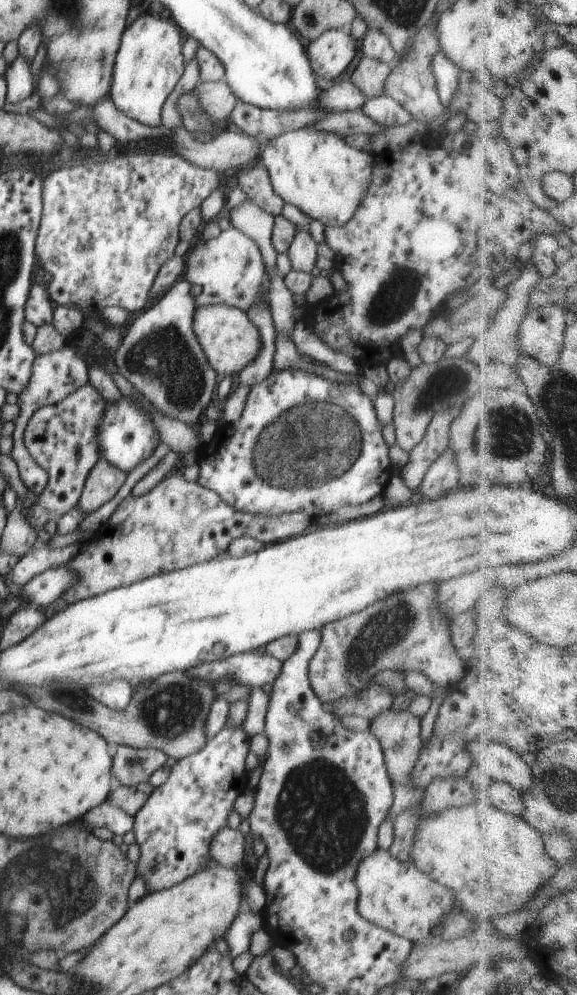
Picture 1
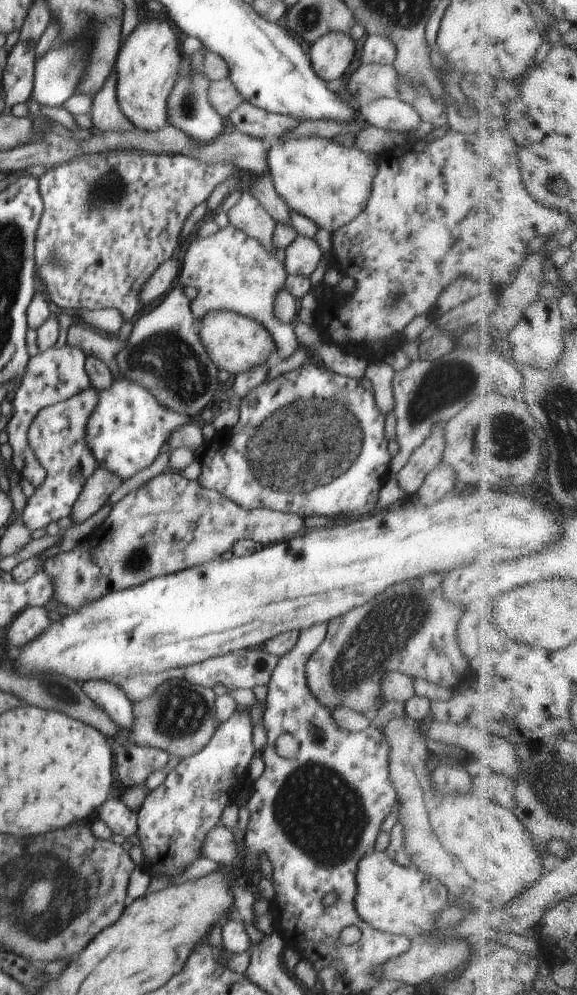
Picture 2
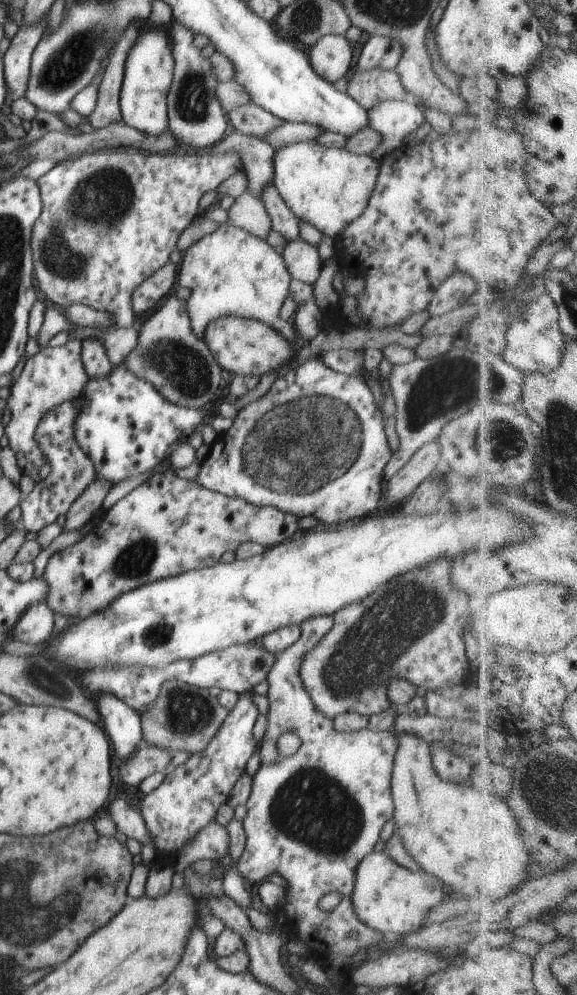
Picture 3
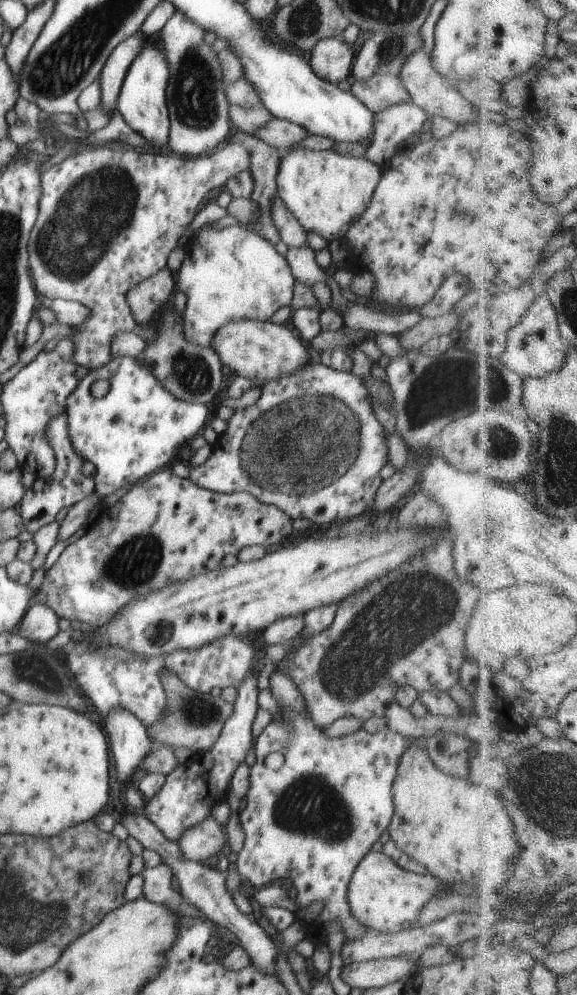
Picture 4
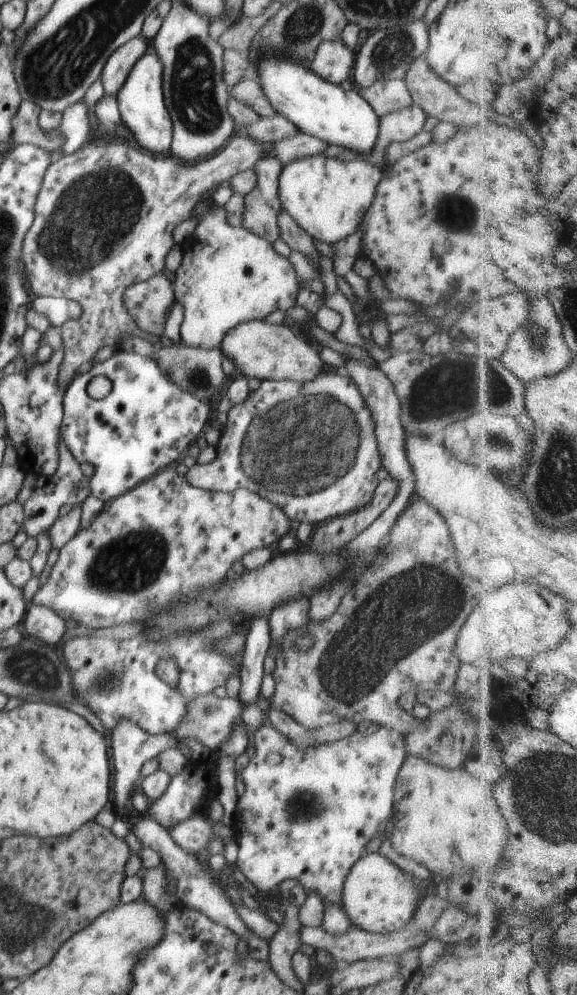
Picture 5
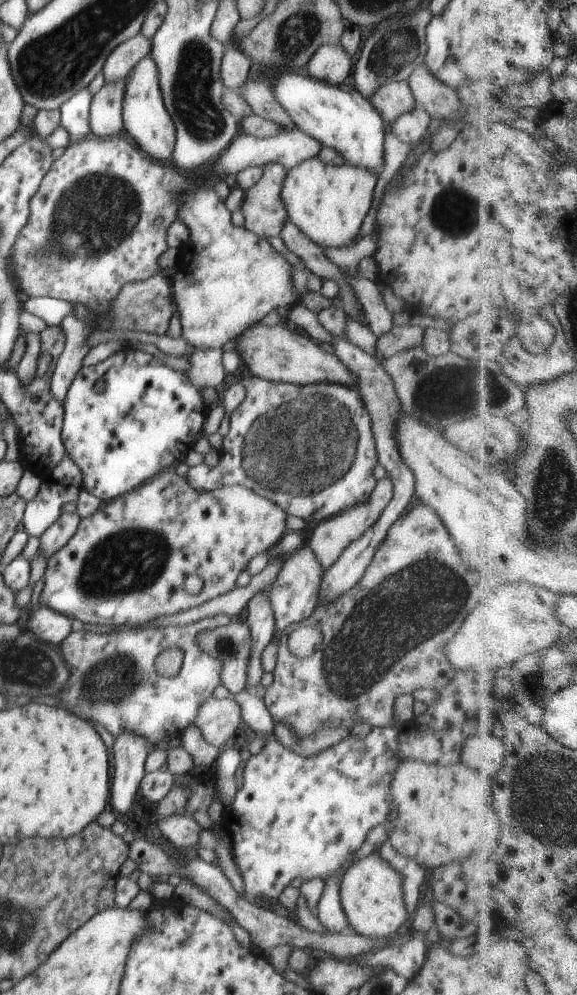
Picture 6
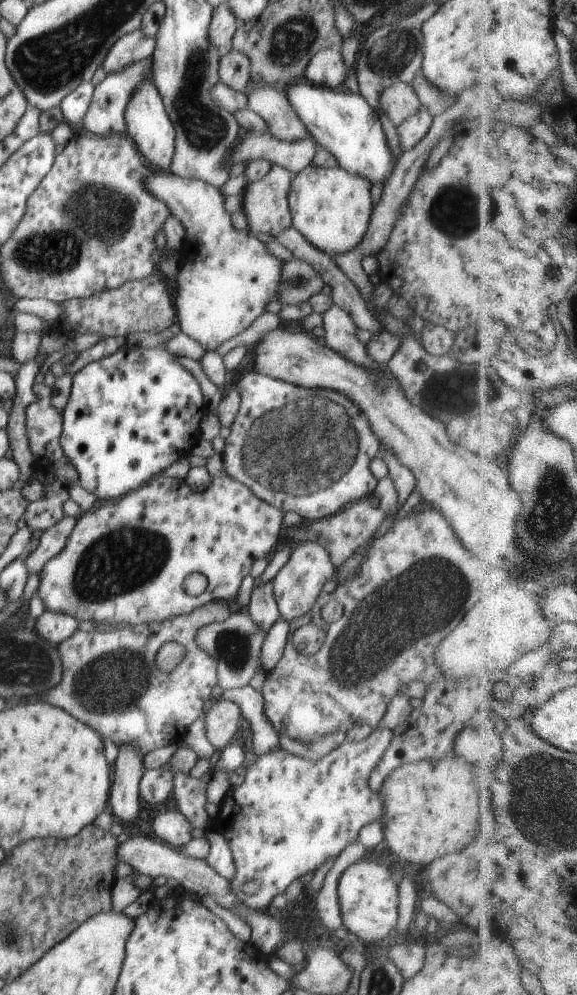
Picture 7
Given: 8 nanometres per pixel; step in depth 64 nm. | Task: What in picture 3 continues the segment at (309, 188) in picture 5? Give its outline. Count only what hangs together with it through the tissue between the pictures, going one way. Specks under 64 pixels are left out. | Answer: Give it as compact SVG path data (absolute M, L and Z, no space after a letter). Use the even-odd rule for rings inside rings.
M316 141L290 143L275 149L272 183L300 221L314 225L322 236L336 239L364 212L379 175L379 163L372 155L330 148Z

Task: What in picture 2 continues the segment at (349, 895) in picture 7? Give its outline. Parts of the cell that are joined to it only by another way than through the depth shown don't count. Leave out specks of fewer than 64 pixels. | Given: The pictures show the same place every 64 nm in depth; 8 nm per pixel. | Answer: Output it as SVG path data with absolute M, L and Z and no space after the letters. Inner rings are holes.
M374 851L361 858L355 879L358 916L374 928L409 939L432 934L439 926L436 915L452 902L450 892L437 878L424 874L414 864L405 867L393 861L386 851Z

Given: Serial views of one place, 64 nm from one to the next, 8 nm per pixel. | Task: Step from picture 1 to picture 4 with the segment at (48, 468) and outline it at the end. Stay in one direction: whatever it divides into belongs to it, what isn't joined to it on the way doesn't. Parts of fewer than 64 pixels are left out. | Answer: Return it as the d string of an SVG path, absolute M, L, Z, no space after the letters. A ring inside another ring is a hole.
M66 411L54 415L47 424L45 438L52 447L55 454L56 464L54 472L43 479L36 479L30 490L25 490L20 501L20 514L23 525L28 531L35 533L42 526L50 524L56 520L58 512L64 508L70 508L73 504L80 502L92 492L95 492L95 480L93 476L85 476L82 473L82 465L86 461L72 446L69 437L68 415Z

